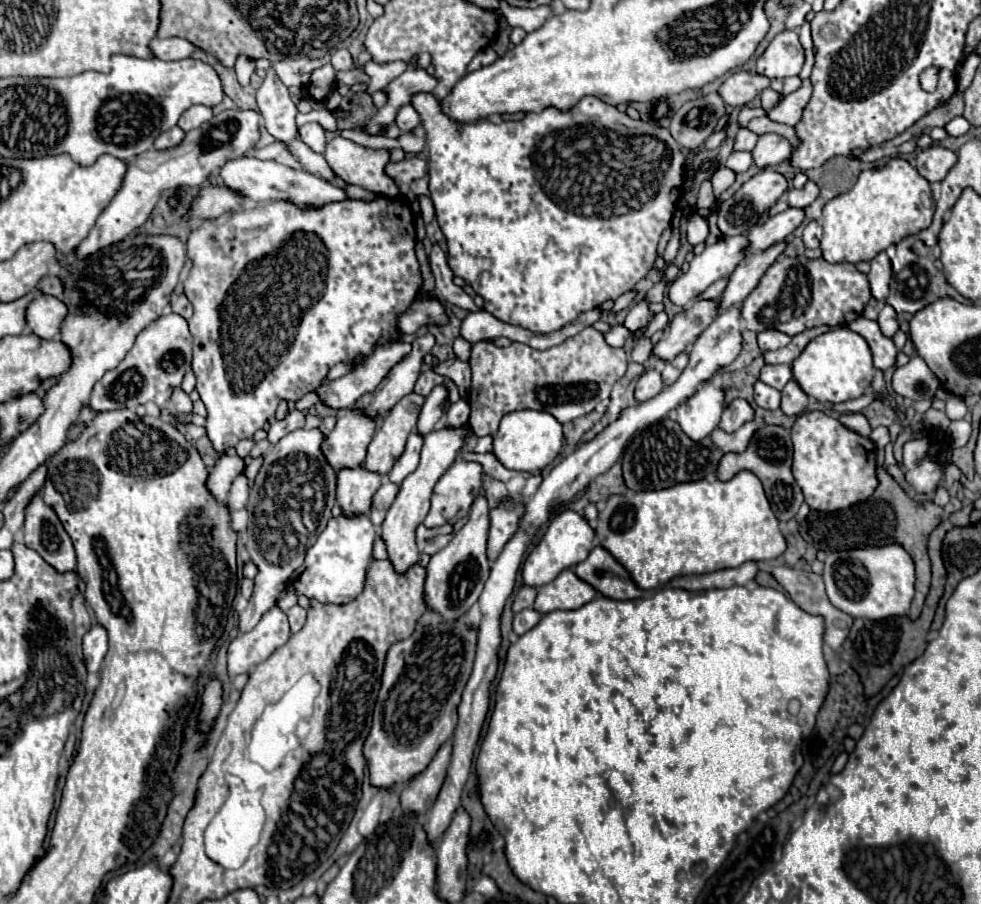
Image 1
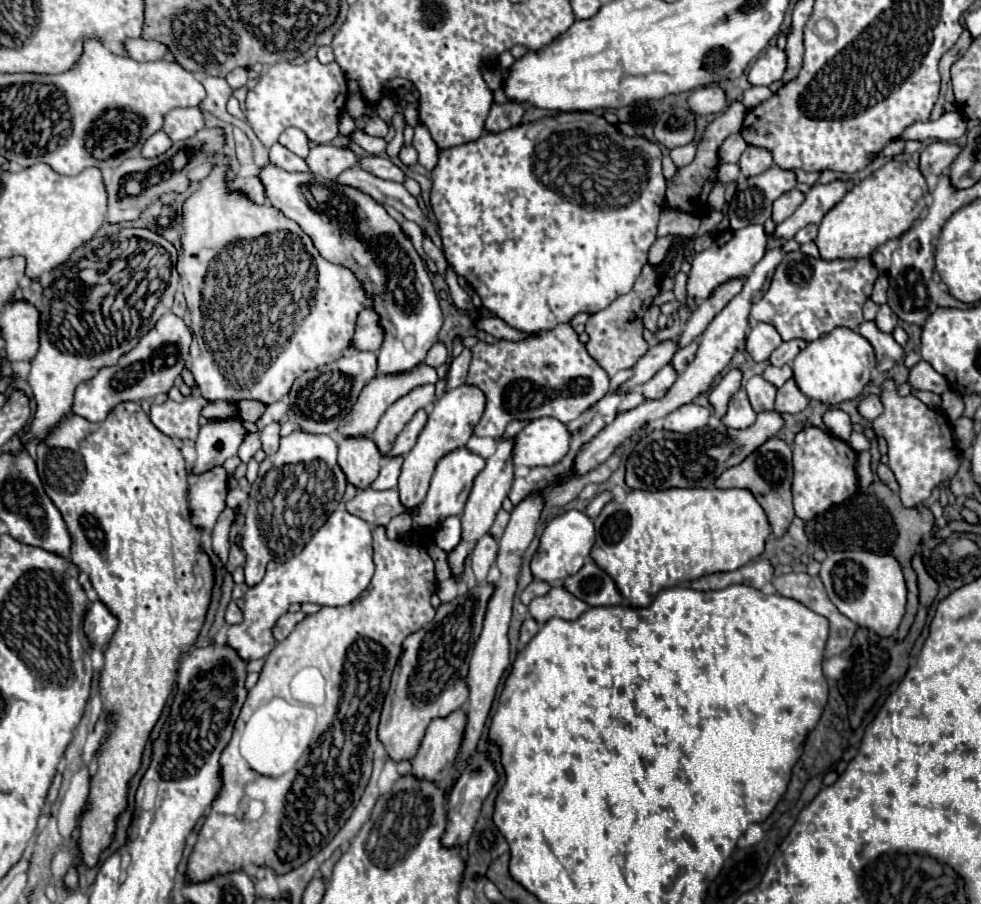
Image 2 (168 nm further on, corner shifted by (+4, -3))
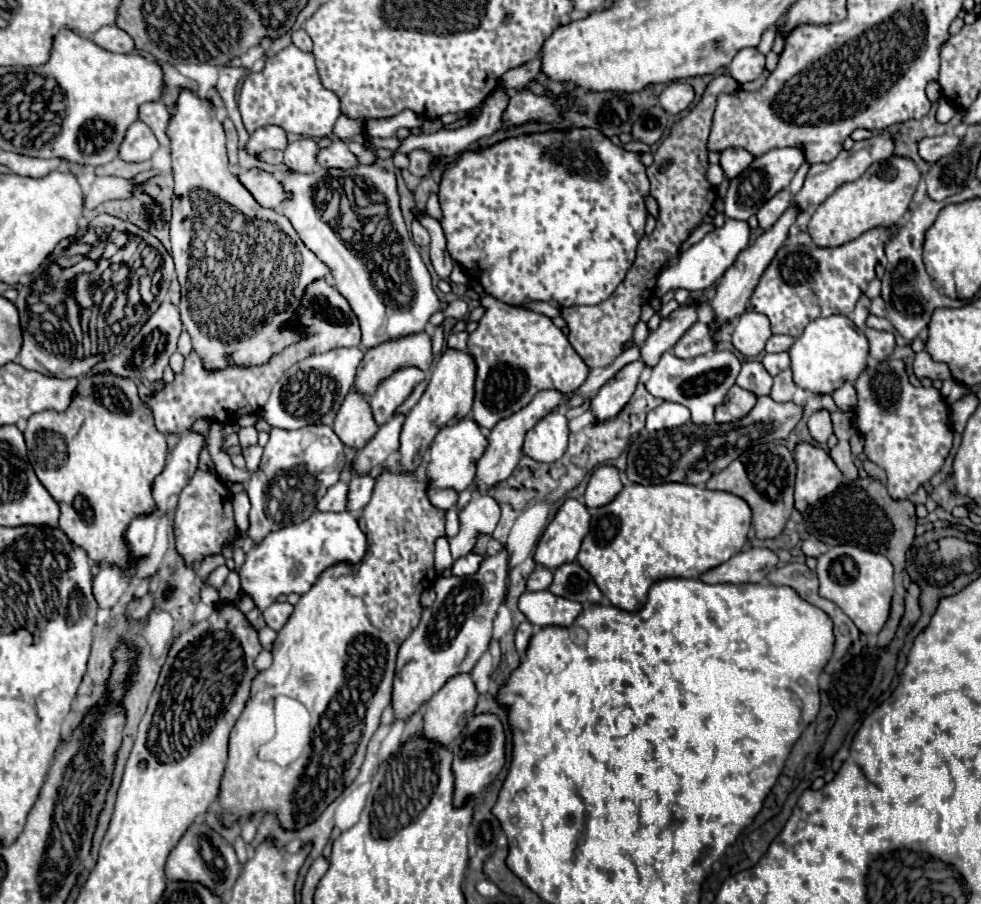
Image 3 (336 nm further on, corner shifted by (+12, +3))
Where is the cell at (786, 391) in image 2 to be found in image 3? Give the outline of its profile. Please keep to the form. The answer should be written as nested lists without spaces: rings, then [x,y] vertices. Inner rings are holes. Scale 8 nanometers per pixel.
[[[791,368],[779,372],[775,378],[773,378],[773,390],[771,390],[771,398],[775,402],[789,402],[793,400],[793,394],[795,394],[797,386],[793,382],[793,376],[791,376]]]

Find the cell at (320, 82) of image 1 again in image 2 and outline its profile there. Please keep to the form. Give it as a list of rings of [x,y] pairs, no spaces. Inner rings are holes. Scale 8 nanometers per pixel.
[[[317,58],[295,66],[289,62],[279,62],[269,66],[257,86],[247,94],[247,118],[257,138],[269,148],[279,134],[289,128],[301,128],[309,140],[317,144],[327,144],[337,138],[337,120],[347,100],[345,74],[337,62],[321,64]]]

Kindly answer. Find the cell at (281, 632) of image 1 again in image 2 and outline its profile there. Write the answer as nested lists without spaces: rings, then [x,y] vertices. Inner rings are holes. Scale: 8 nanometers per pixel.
[[[339,508],[331,514],[331,518],[313,534],[313,538],[307,542],[307,546],[301,550],[299,556],[283,562],[283,564],[273,564],[267,566],[269,572],[265,574],[263,582],[259,586],[253,586],[245,594],[245,610],[243,610],[243,622],[233,624],[227,628],[227,638],[225,644],[237,652],[237,656],[243,662],[251,660],[261,660],[265,658],[273,646],[273,626],[277,624],[279,616],[283,616],[289,606],[293,603],[305,604],[313,602],[319,606],[347,606],[353,600],[359,598],[359,594],[369,586],[373,578],[373,548],[371,548],[371,526],[367,526],[365,520],[349,514],[345,508]]]

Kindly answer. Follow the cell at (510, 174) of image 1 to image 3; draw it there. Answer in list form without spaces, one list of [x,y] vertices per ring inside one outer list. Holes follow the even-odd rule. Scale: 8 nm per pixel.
[[[573,128],[565,132],[549,130],[543,134],[531,134],[531,136],[519,136],[519,138],[509,138],[503,140],[491,148],[479,150],[479,152],[467,152],[463,158],[447,166],[445,176],[441,180],[441,190],[439,190],[439,202],[443,208],[443,232],[447,238],[447,248],[457,260],[465,272],[469,274],[471,280],[477,280],[483,284],[489,296],[495,296],[497,300],[511,304],[511,306],[521,306],[531,300],[543,300],[549,304],[559,304],[559,306],[575,306],[575,304],[599,304],[607,300],[615,288],[623,282],[627,270],[631,268],[635,260],[635,250],[645,234],[645,222],[647,222],[647,210],[643,198],[649,194],[649,180],[645,174],[645,166],[639,162],[639,154],[625,152],[621,146],[613,144],[595,128]]]

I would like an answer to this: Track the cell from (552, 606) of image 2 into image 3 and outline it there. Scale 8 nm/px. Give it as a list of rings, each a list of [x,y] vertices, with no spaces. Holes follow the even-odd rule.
[[[543,590],[543,592],[525,592],[519,598],[519,610],[537,628],[571,626],[581,612],[581,604],[567,598],[559,598],[549,590]]]

